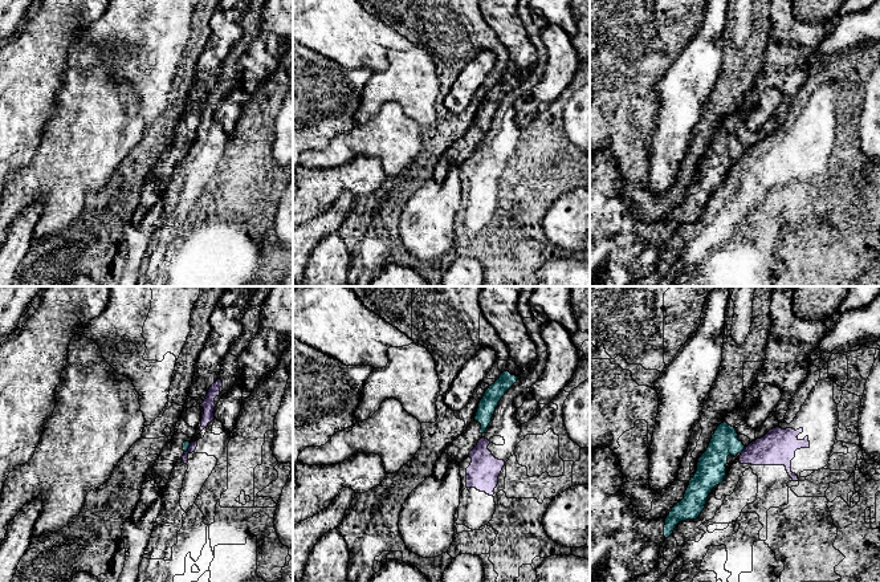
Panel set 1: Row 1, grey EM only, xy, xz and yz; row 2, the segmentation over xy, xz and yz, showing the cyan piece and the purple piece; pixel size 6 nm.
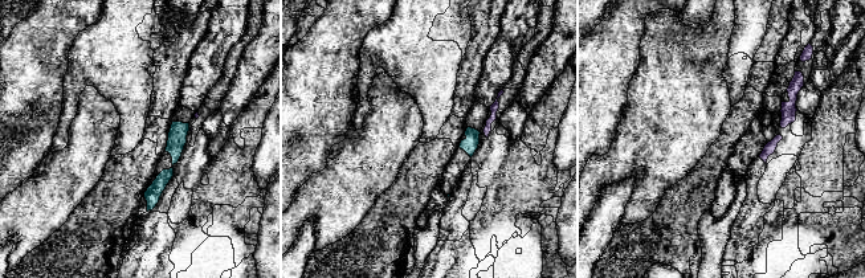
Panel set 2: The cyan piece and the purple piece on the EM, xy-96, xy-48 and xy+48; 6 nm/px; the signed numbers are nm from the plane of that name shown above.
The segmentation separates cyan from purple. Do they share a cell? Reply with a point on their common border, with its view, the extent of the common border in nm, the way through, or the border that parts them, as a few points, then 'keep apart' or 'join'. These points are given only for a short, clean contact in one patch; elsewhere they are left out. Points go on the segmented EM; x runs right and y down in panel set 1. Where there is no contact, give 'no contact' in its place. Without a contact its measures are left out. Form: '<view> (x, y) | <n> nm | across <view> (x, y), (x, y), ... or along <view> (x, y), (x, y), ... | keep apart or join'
yz (742, 450) | 50 nm | keep apart

